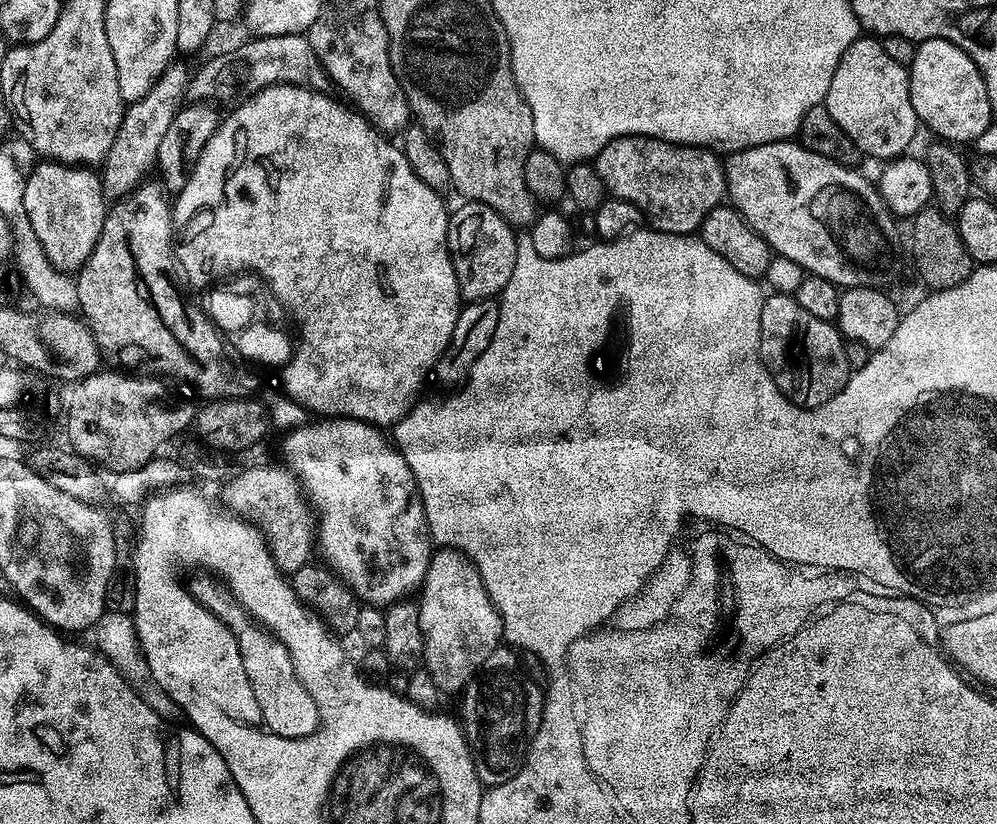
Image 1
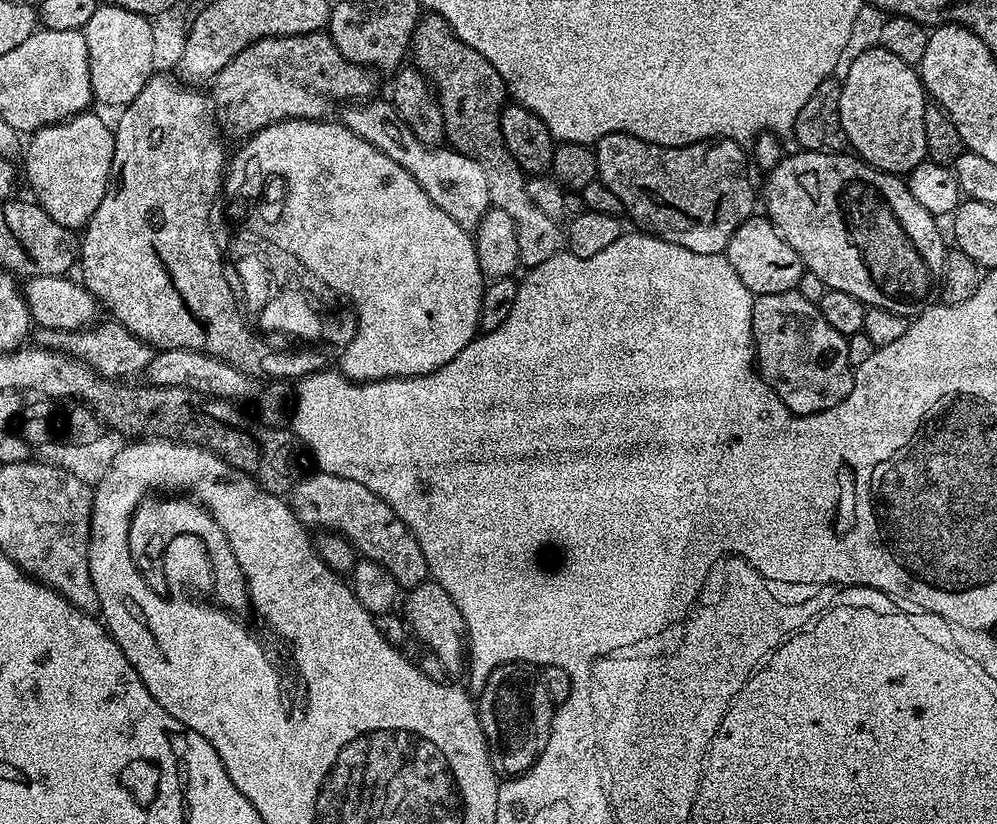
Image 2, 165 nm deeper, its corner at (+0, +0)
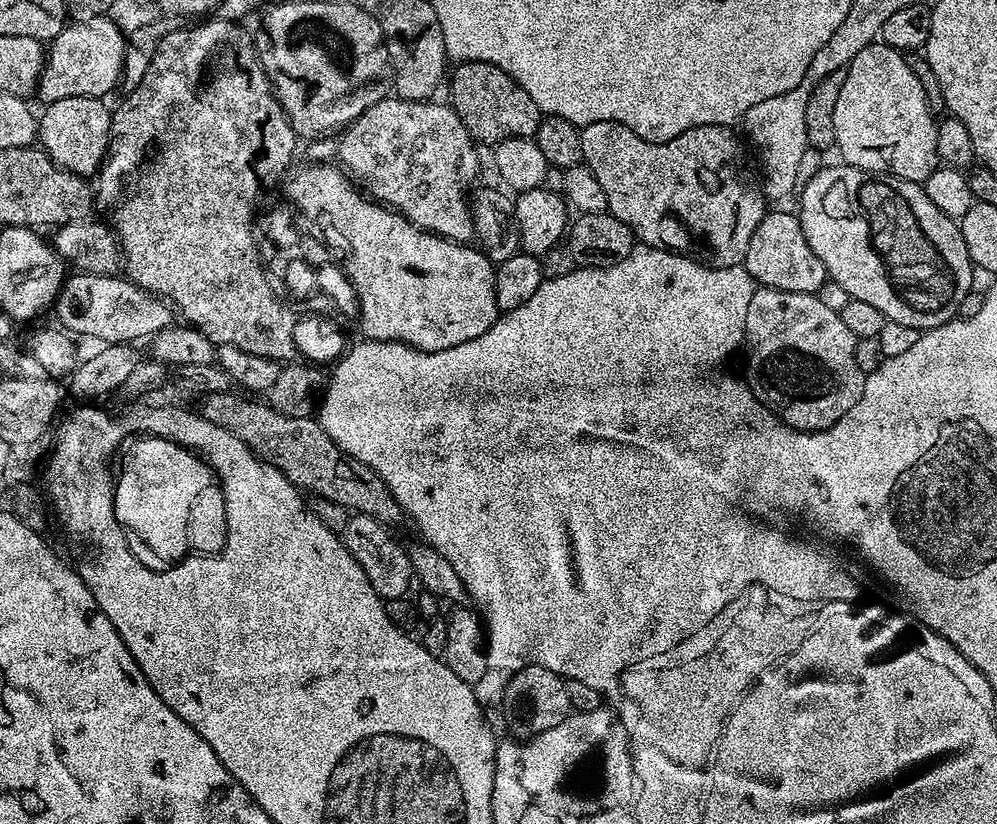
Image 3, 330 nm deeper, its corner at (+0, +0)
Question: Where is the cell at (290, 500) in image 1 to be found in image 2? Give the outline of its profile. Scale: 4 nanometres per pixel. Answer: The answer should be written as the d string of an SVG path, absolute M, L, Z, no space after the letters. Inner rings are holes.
M313 471L313 476L305 480L297 479L290 489L292 513L309 530L336 532L344 536L365 560L378 562L400 585L401 589L411 590L429 579L426 558L418 538L398 518L398 514L374 490L362 482L335 476L329 472Z

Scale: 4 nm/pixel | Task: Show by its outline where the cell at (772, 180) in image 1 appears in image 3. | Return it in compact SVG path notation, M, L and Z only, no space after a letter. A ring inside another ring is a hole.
M843 162L835 163L829 168L822 169L821 172L814 173L808 181L805 179L798 192L798 197L800 196L798 215L802 234L806 234L806 242L810 242L810 250L814 250L814 254L818 254L818 258L822 258L822 266L828 271L828 279L838 282L838 286L844 287L849 298L858 302L867 302L869 306L875 306L878 310L882 310L885 321L893 320L902 326L921 330L937 328L948 323L957 315L962 298L966 298L968 292L973 291L974 288L974 284L972 284L974 265L966 250L966 242L962 242L959 223L951 220L946 214L942 214L942 210L938 210L938 206L934 206L934 202L930 202L930 198L926 198L923 187L917 181L867 172Z

